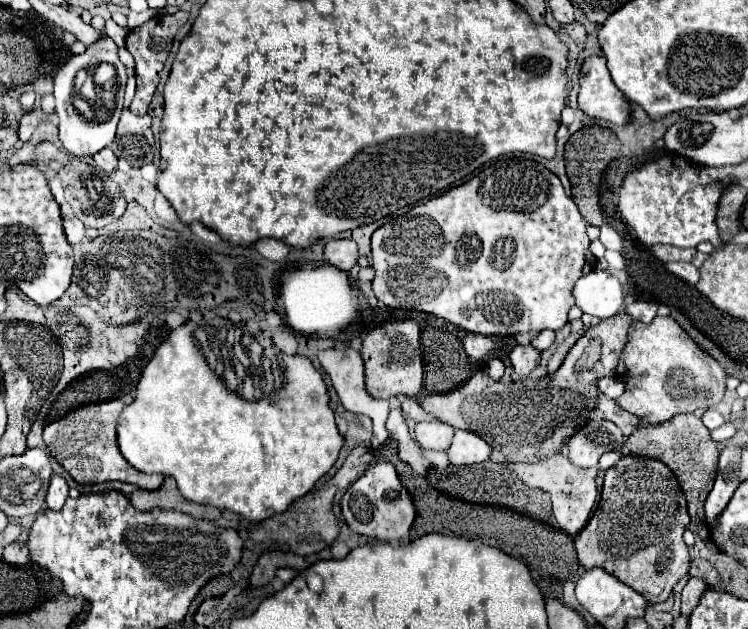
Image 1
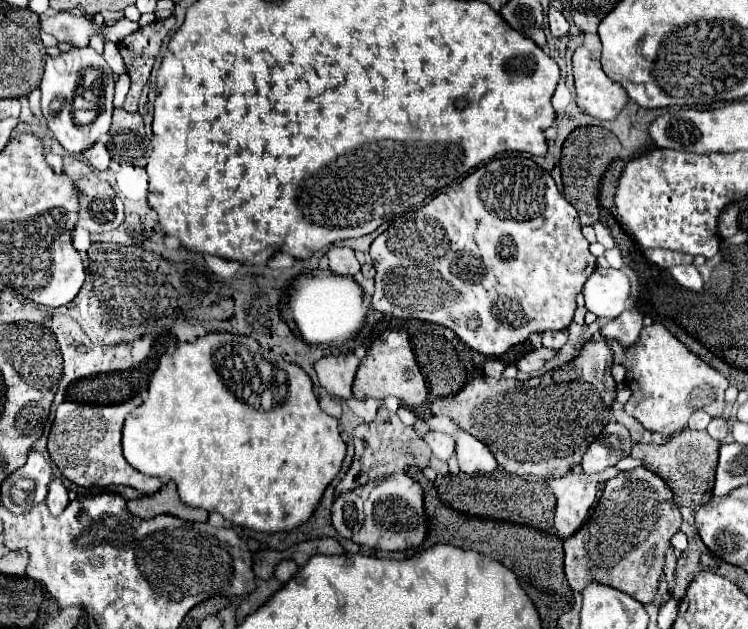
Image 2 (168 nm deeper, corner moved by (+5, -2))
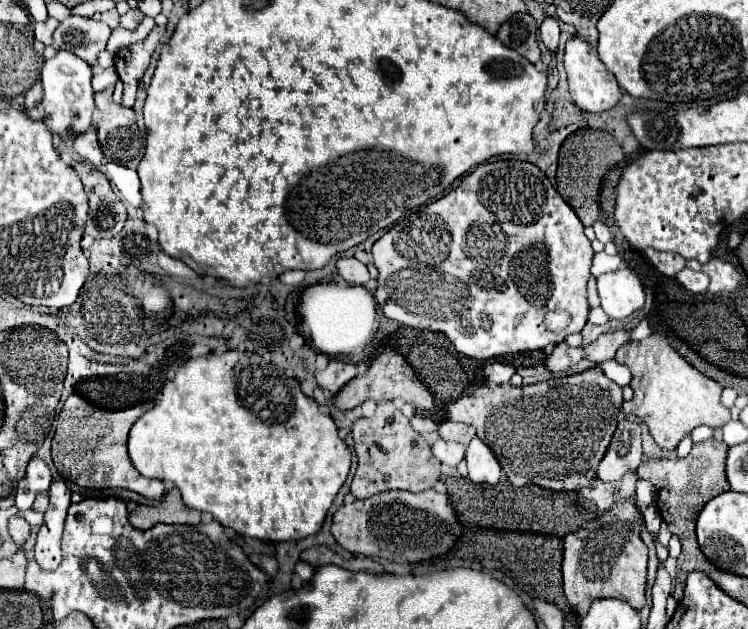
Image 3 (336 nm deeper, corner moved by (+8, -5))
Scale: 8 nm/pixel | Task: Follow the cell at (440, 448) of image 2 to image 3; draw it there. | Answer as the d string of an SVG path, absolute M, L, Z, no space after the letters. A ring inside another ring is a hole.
M439 438L434 445L432 445L432 453L438 461L450 465L450 467L456 467L462 459L464 459L464 451L466 447L460 445L460 443L450 443L450 441L444 441Z

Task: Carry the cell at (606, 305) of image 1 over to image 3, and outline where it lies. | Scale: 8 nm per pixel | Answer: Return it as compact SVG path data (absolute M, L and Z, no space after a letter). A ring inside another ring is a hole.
M632 269L600 275L596 279L600 307L610 319L626 319L644 305L644 289Z

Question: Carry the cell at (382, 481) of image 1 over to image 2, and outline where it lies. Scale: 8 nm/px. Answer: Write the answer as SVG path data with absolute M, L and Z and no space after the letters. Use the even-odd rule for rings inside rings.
M391 474L387 478L367 482L347 494L339 494L331 512L333 526L343 538L377 550L409 550L421 546L429 534L423 488L407 474Z

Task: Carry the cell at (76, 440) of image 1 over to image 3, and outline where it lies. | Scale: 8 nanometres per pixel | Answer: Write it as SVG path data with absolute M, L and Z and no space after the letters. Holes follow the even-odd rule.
M70 395L58 413L58 427L52 439L52 461L56 465L56 471L78 487L122 487L136 491L148 499L160 499L164 495L164 483L158 479L142 477L134 469L126 449L130 427L150 407L154 407L154 401L132 405L132 409L96 409L96 405L90 405L80 395Z

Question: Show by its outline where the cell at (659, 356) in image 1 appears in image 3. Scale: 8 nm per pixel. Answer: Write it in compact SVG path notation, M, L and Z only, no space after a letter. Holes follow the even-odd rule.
M652 333L648 339L632 341L624 345L614 359L632 373L630 387L634 397L622 405L622 411L646 423L662 449L676 449L682 437L698 425L724 427L730 421L730 409L720 401L724 387L692 367L674 347L670 347L664 335Z

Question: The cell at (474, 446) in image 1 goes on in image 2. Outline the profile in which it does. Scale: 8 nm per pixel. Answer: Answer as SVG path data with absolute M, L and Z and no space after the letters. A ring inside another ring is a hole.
M461 430L457 438L457 458L459 468L465 474L491 474L497 470L497 460L491 454L491 450L487 450L487 446L481 440L467 434L465 430Z

